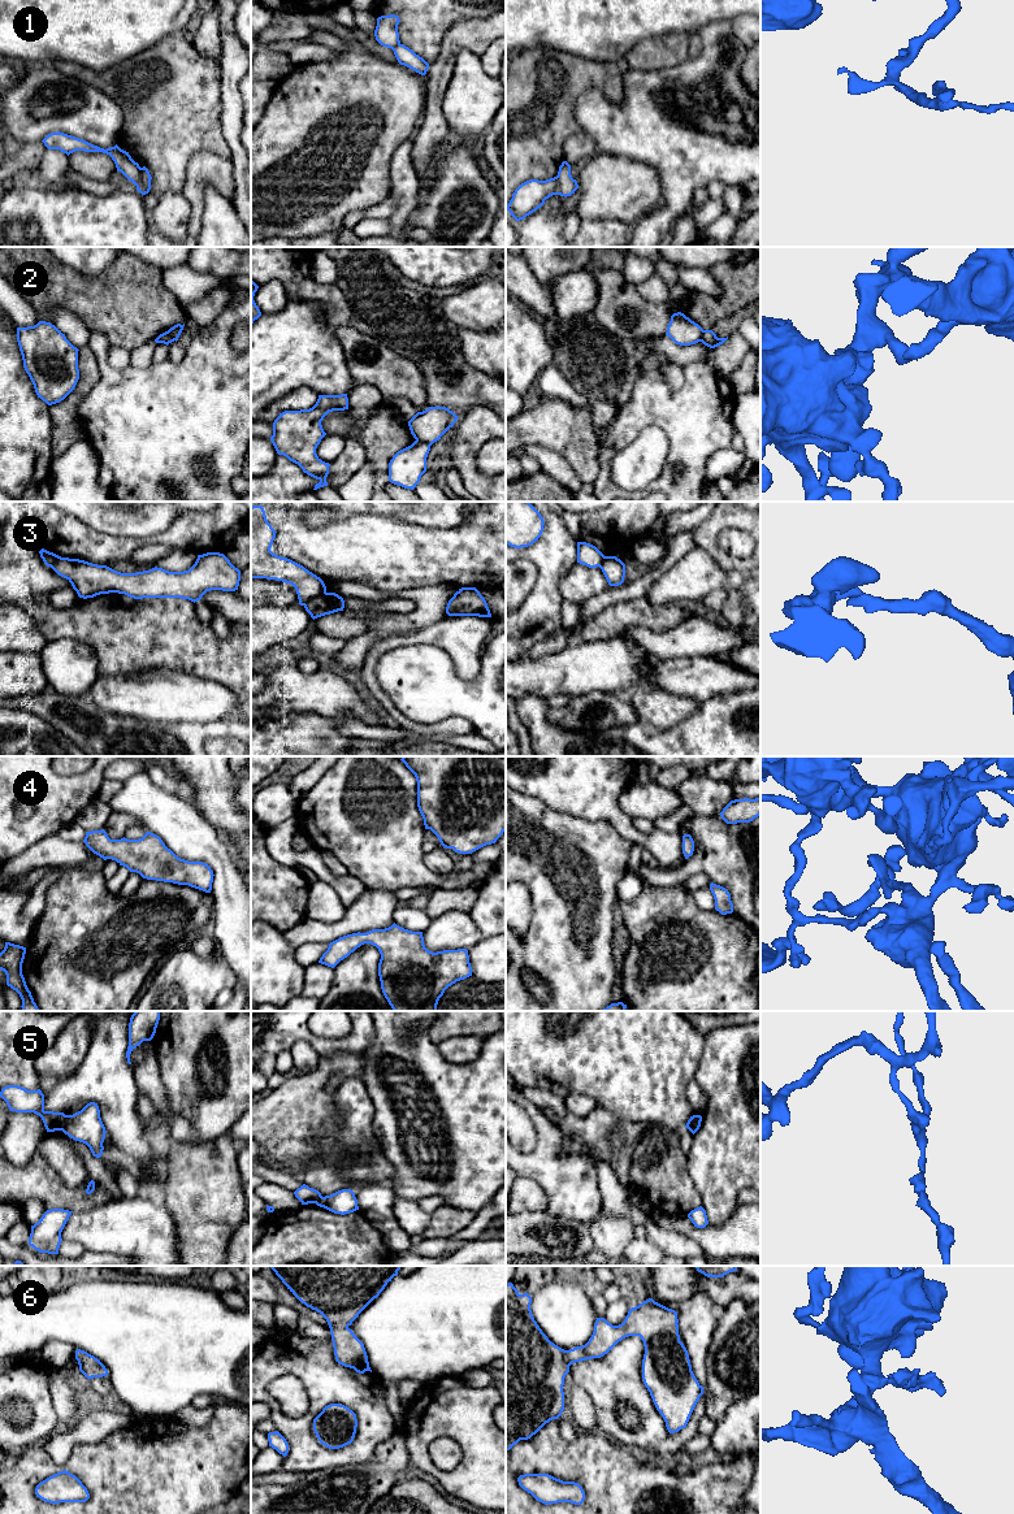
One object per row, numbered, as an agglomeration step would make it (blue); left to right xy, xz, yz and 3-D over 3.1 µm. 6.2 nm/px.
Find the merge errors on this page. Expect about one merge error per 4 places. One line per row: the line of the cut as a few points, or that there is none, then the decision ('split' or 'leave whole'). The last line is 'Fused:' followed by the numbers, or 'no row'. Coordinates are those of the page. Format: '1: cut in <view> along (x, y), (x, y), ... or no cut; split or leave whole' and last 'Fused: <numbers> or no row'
1: cut in xy along (139, 168), (141, 191); split
2: cut in xz along (416, 439), (424, 441), (429, 446); split
3: cut in xz along (325, 591), (303, 604); split
4: no cut; leave whole
5: cut in xy along (66, 1115), (61, 1129); split
6: no cut; leave whole
Fused: 1, 2, 3, 5

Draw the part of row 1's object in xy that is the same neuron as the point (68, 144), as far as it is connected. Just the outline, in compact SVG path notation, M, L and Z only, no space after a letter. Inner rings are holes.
M60 131L48 134L42 142L48 149L60 149L68 156L75 151L107 153L114 161L117 172L121 172L129 181L131 181L136 186L136 191L140 192L142 190L142 172L139 164L131 159L129 152L121 149L117 144L104 149Z

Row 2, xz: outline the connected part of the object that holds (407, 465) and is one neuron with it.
M415 441L411 446L398 451L389 463L389 481L413 490L426 472L429 451L430 446L420 441Z

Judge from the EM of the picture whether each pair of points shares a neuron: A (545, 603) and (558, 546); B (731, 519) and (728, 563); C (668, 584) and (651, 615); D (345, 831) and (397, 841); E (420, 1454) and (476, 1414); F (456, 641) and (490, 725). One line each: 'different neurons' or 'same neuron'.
A: same neuron
B: same neuron
C: different neurons
D: same neuron
E: same neuron
F: different neurons

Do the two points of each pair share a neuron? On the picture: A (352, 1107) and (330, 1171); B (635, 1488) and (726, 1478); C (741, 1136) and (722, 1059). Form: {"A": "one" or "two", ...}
{"A": "one", "B": "one", "C": "one"}

